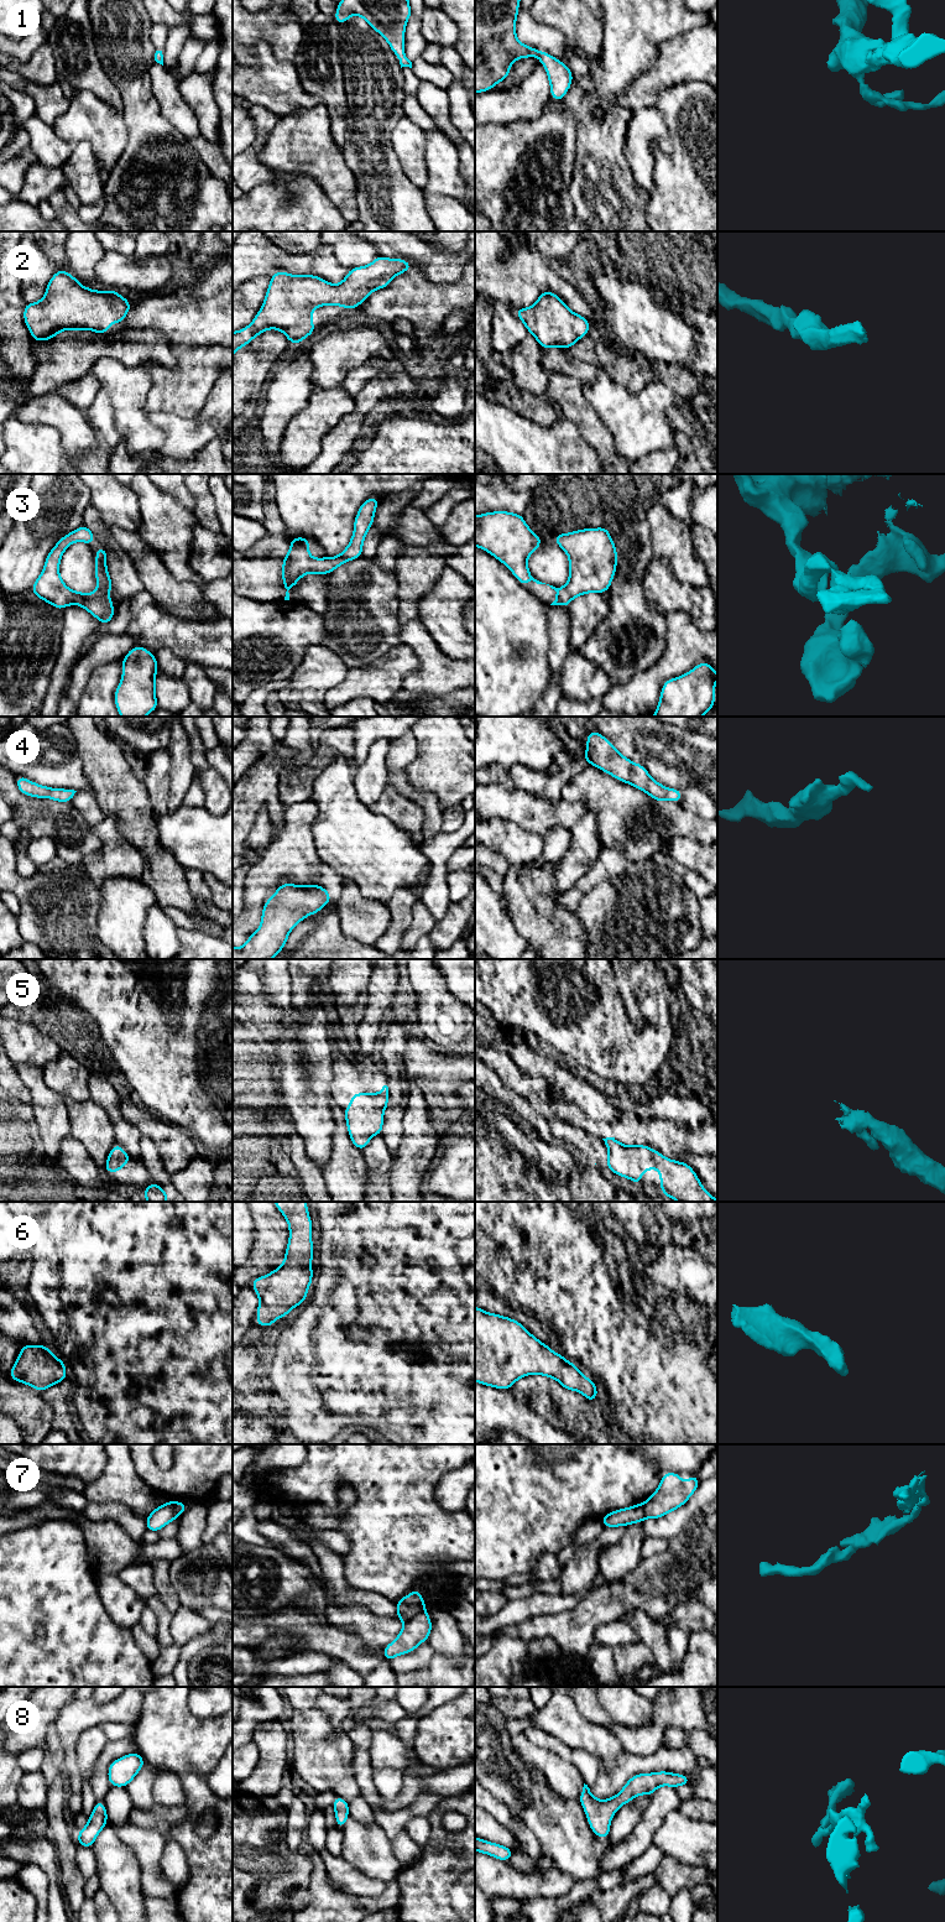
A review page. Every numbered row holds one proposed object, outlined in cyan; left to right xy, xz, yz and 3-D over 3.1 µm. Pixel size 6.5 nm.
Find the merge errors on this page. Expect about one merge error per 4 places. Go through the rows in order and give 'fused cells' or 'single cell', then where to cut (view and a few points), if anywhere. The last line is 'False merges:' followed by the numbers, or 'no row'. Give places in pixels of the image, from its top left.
1: single cell | no cut
2: single cell | no cut
3: single cell | no cut
4: single cell | no cut
5: single cell | no cut
6: single cell | no cut
7: fused cells | xz (424, 1609), (406, 1621)
8: single cell | no cut
False merges: 7

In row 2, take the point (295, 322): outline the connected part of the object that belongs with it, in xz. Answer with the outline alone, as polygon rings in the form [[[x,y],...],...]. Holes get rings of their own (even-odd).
[[[378,255],[371,264],[349,270],[346,277],[333,285],[314,275],[288,275],[284,271],[276,271],[270,278],[262,307],[254,321],[237,332],[233,332],[233,356],[242,347],[247,345],[259,334],[267,329],[281,330],[292,345],[301,344],[302,340],[315,332],[312,322],[312,312],[322,306],[341,306],[346,309],[359,307],[367,296],[380,288],[387,287],[395,276],[404,274],[413,265],[403,259],[388,259]]]

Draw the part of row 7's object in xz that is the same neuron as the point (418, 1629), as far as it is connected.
[[[424,1610],[406,1621],[398,1636],[383,1647],[383,1657],[391,1662],[396,1656],[411,1653],[423,1641],[428,1641],[432,1632],[432,1620]]]

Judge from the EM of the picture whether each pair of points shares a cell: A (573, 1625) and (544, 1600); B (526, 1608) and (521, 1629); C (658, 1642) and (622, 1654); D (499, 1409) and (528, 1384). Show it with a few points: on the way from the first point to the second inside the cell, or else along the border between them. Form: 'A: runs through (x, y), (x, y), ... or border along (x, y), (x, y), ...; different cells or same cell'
A: border along (584, 1598), (569, 1609), (537, 1614), (530, 1619); different cells
B: border along (552, 1614), (537, 1614), (506, 1625), (496, 1633); different cells
C: border along (642, 1642), (651, 1650), (656, 1661); different cells
D: border along (508, 1390), (537, 1413); different cells

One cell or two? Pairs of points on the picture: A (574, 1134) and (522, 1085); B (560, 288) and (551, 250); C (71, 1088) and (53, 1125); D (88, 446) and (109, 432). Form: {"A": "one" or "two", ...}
{"A": "two", "B": "two", "C": "two", "D": "two"}

